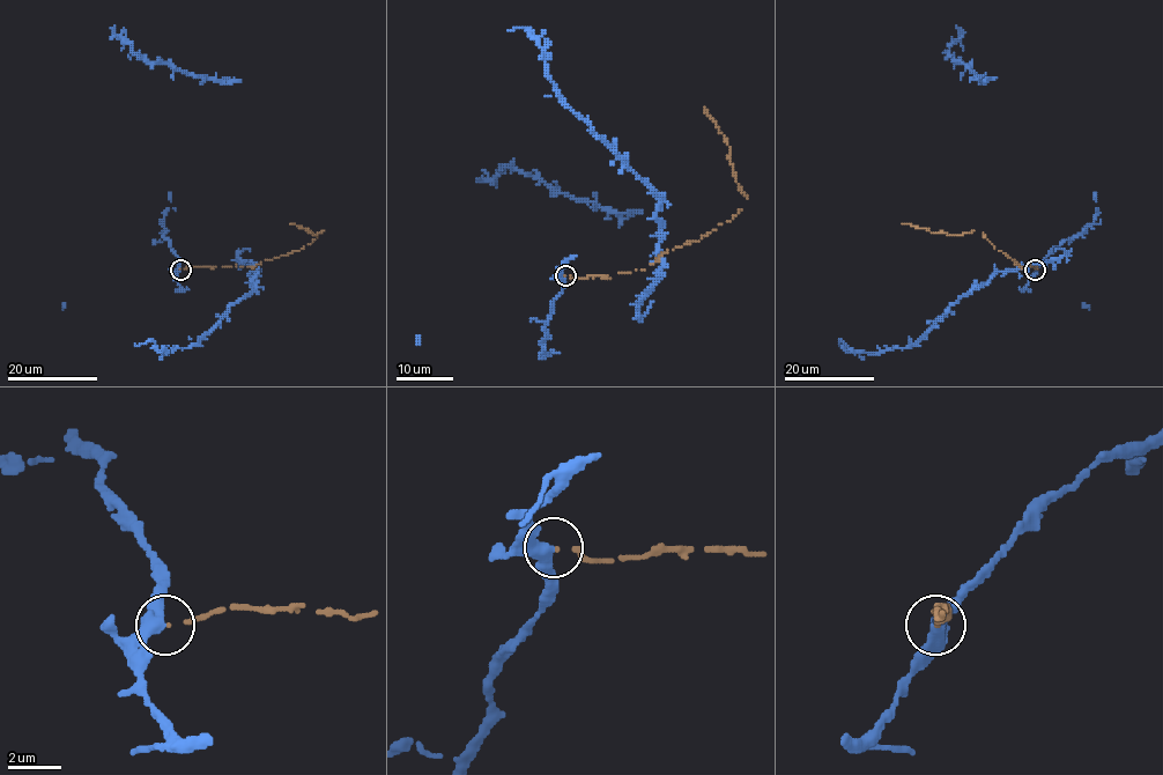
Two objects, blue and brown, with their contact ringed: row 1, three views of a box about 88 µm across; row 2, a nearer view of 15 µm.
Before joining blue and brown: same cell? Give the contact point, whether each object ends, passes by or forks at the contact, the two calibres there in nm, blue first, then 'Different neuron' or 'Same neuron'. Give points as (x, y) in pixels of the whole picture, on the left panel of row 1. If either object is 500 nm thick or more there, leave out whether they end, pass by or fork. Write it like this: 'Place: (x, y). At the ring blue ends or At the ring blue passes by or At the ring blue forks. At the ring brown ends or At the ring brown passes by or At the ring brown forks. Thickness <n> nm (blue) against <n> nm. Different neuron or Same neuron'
Place: (180, 270). At the ring blue passes by. At the ring brown ends. Thickness 400 nm (blue) against 150 nm. Different neuron

